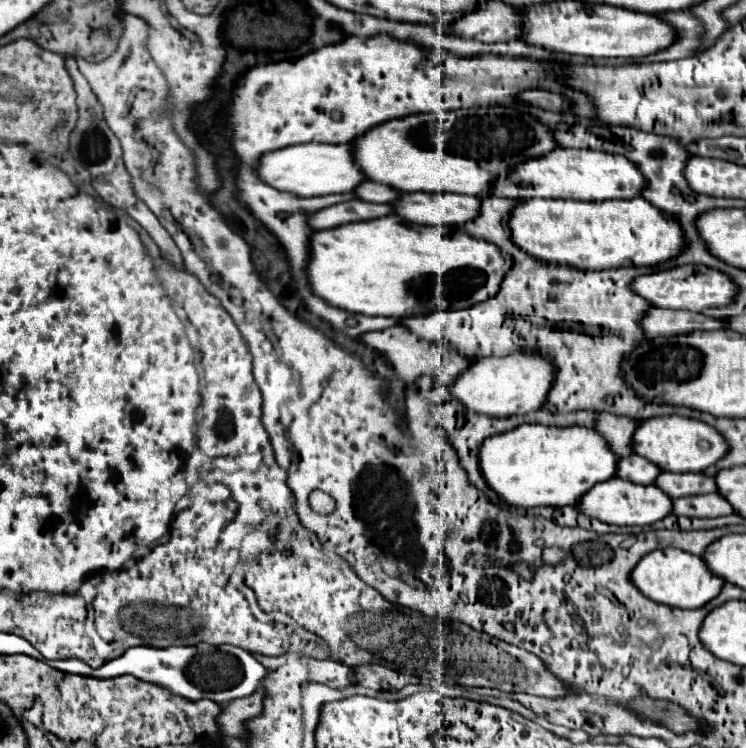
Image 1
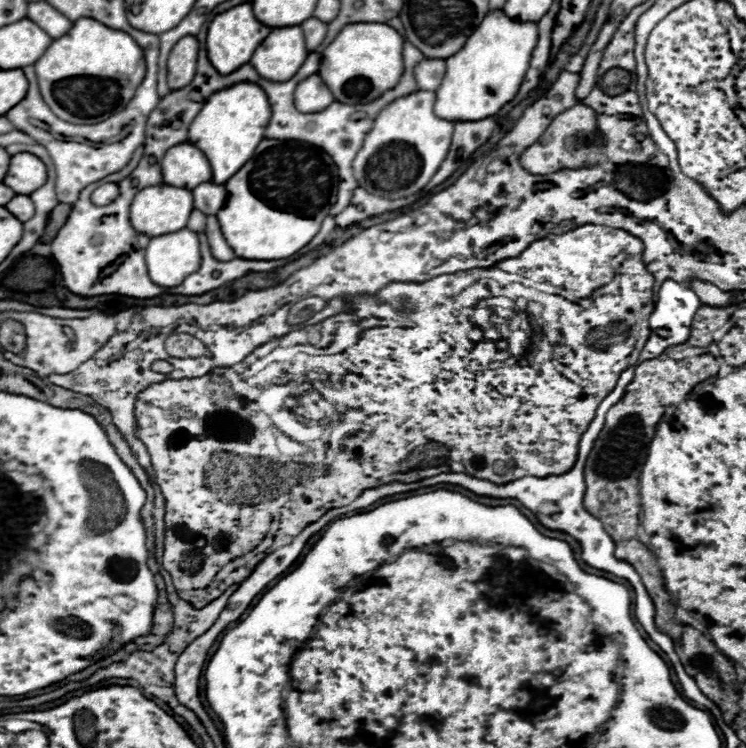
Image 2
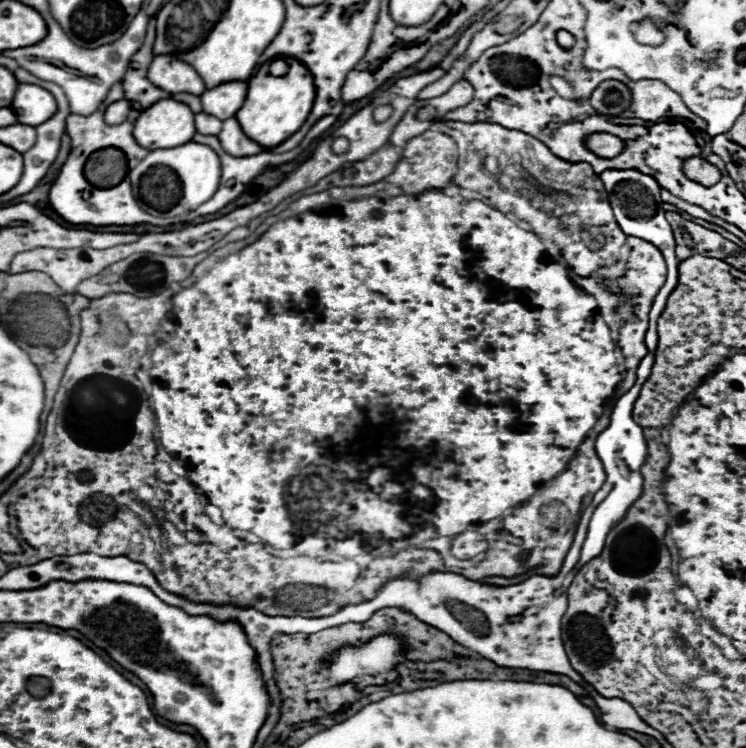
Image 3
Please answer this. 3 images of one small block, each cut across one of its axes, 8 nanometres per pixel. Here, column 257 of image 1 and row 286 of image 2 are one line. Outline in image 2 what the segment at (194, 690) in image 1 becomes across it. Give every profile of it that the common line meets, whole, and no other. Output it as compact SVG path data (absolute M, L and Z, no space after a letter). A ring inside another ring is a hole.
M664 280L660 290L658 290L658 300L654 304L654 310L652 310L652 314L648 318L650 338L648 338L648 342L644 346L644 350L640 352L640 362L660 356L668 346L686 342L688 336L690 336L690 324L692 324L692 318L694 318L698 306L702 306L700 298L686 284L680 284L676 280Z

